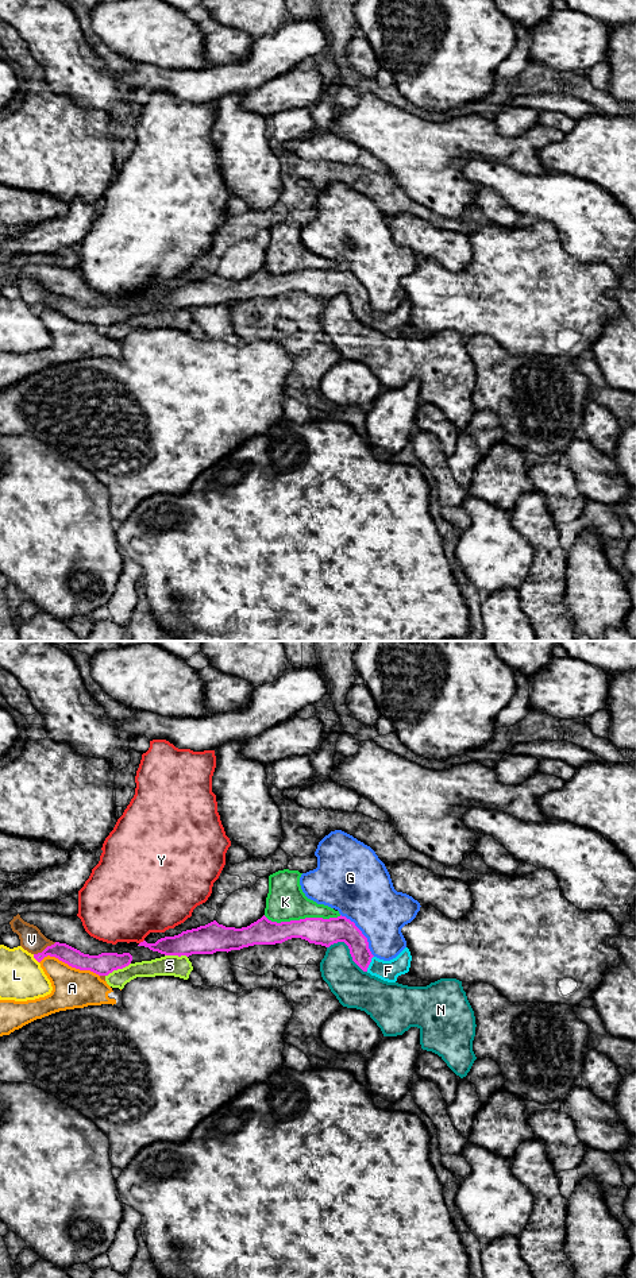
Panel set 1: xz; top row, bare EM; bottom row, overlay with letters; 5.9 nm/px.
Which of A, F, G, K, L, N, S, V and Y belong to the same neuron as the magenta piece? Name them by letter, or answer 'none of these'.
F

